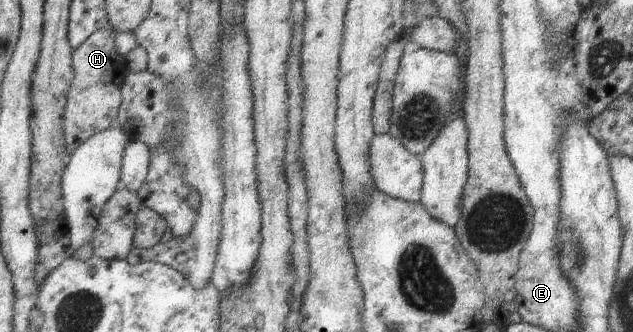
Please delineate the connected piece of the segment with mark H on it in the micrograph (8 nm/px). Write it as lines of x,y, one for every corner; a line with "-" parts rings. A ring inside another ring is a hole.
109,28
95,32
78,49
75,49
73,60
76,79
68,94
67,114
64,118
69,155
98,132
122,126
120,107
124,104
124,95
121,76
123,76
123,65
127,64
118,51
116,38

